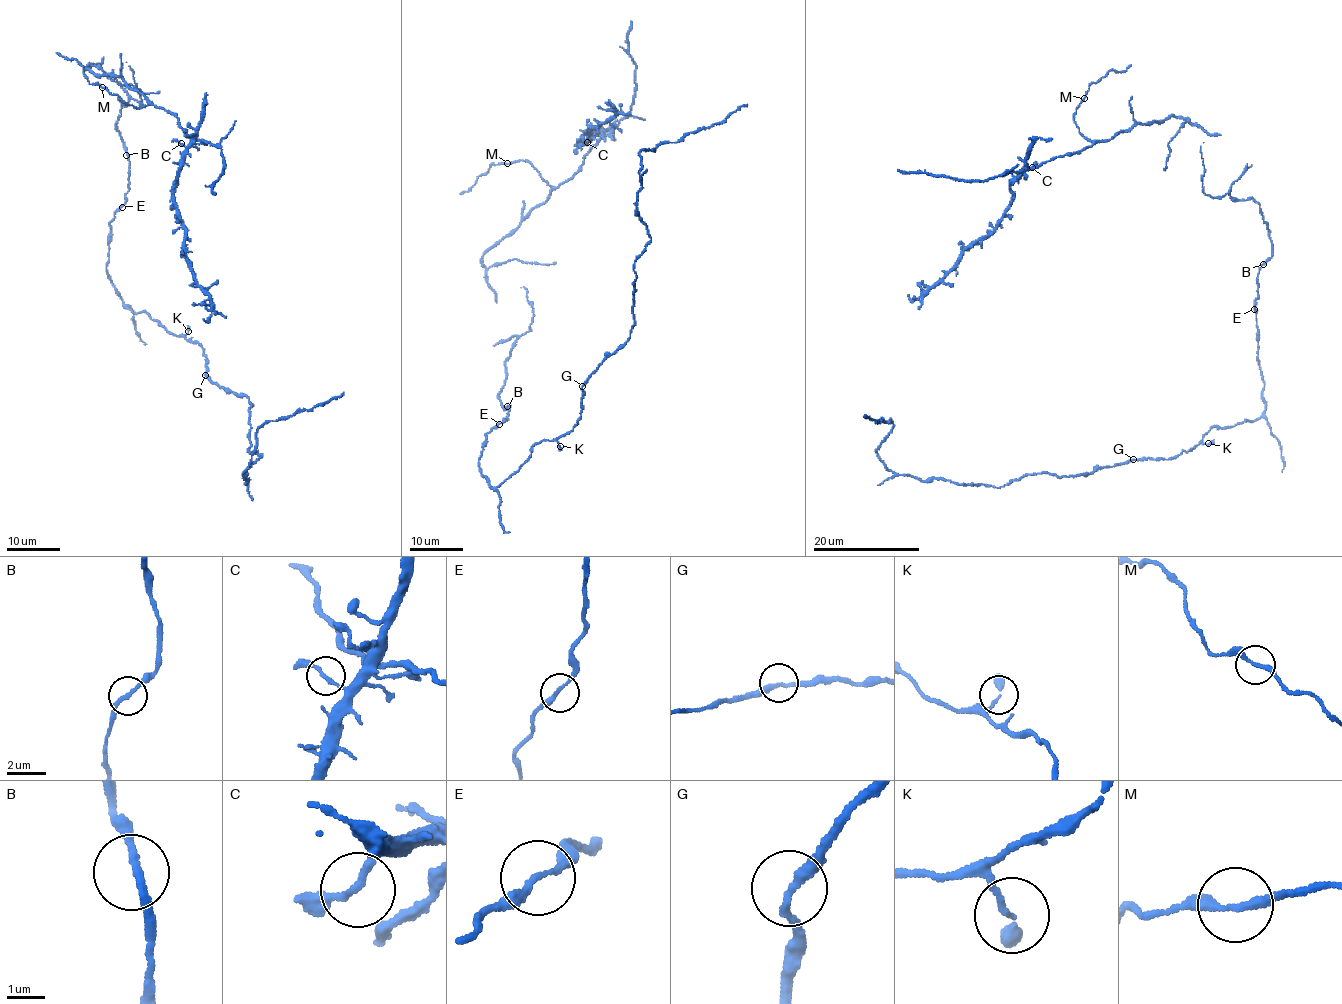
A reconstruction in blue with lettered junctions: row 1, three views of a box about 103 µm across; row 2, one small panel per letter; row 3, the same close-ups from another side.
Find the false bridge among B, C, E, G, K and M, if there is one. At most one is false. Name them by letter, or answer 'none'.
none

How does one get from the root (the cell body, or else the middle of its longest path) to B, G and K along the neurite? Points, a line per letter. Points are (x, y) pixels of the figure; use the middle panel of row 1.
B: (490, 432), (503, 419), (507, 419), (509, 404), (507, 406)
G: (490, 432), (478, 463), (491, 488), (519, 469), (535, 444), (555, 440), (573, 429), (581, 417), (582, 385)
K: (490, 432), (478, 463), (491, 488), (519, 469), (535, 444), (556, 440), (560, 446)

